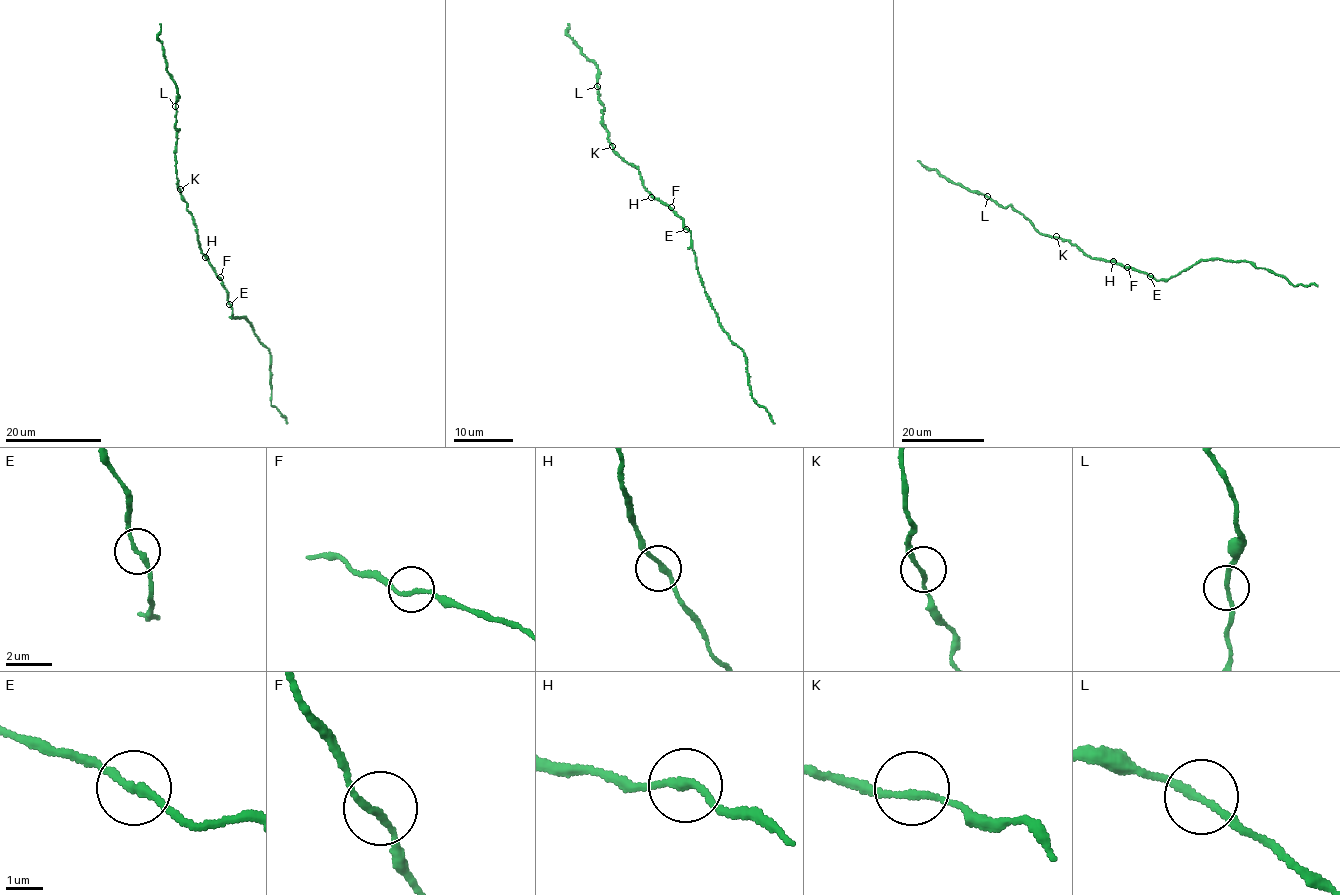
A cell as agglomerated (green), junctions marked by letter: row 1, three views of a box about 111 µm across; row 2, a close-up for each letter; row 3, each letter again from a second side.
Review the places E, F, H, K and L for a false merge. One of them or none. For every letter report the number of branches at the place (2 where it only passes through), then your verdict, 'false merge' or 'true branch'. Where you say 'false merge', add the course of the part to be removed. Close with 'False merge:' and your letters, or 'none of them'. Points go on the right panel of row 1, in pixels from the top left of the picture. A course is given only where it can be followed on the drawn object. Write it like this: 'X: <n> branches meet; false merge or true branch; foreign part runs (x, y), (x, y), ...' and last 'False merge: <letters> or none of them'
E: 2 branches meet; true branch
F: 2 branches meet; true branch
H: 2 branches meet; true branch
K: 2 branches meet; true branch
L: 2 branches meet; true branch
False merge: none of them

